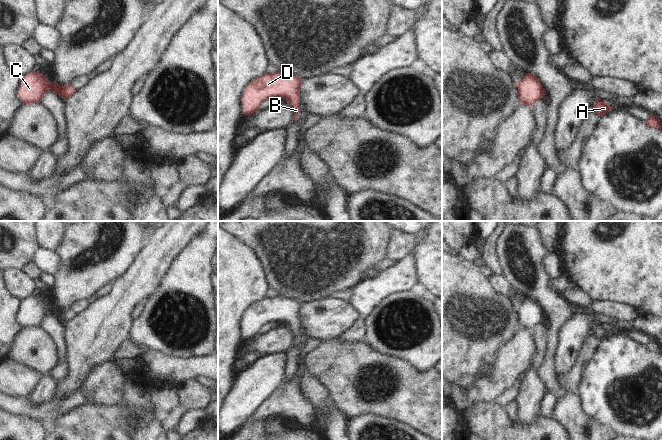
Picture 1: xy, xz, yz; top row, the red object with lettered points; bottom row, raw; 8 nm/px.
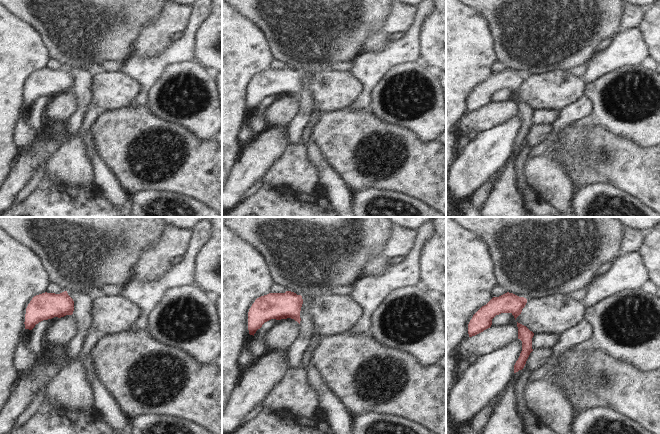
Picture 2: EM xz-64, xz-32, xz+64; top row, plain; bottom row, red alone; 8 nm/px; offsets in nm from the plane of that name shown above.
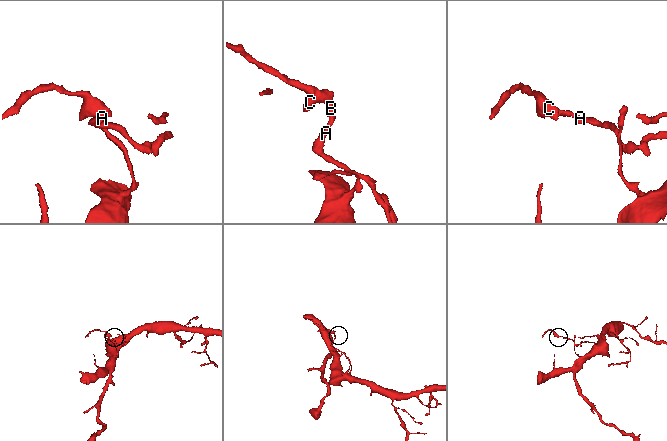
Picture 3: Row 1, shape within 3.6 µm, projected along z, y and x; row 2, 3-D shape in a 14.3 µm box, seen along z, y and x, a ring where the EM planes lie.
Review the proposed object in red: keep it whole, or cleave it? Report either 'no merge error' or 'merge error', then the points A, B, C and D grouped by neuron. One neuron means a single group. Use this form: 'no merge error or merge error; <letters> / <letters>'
no merge error; A B C D

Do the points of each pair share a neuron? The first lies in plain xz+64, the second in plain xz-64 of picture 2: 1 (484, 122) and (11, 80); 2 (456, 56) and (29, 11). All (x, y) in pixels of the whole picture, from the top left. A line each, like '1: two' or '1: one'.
1: two
2: two

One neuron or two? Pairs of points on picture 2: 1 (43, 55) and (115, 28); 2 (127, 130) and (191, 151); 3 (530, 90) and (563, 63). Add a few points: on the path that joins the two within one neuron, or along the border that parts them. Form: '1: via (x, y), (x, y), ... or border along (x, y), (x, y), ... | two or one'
1: border along (38, 32), (48, 47), (52, 58) | two
2: via (144, 130), (162, 127), (170, 128), (179, 134) | one
3: border along (568, 70), (551, 70), (531, 75) | two

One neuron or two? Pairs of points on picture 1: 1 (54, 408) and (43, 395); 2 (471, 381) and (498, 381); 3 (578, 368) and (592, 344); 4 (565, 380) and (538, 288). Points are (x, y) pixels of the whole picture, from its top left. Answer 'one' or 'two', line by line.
1: two
2: two
3: one
4: two

